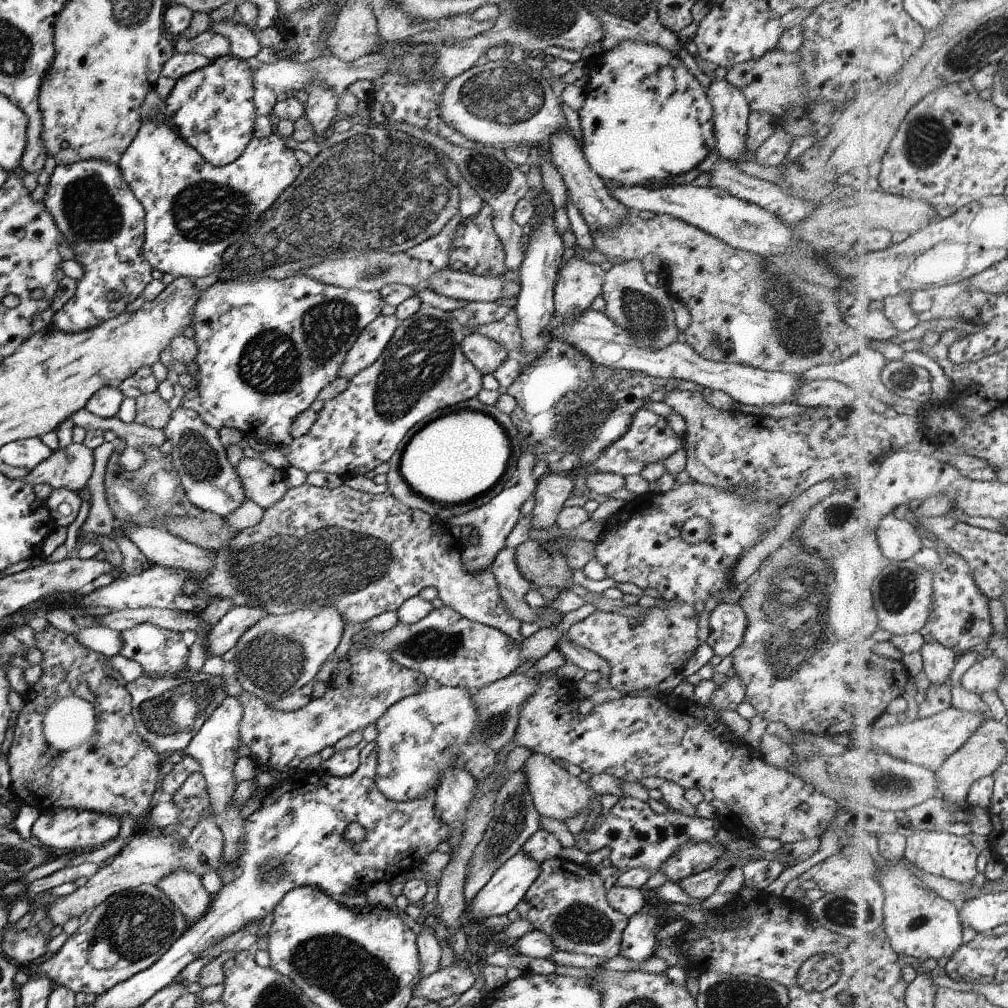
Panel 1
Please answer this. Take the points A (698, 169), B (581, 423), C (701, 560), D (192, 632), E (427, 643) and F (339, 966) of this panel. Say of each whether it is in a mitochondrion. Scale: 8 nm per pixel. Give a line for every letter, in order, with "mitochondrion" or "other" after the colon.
A: other
B: mitochondrion
C: other
D: other
E: mitochondrion
F: mitochondrion

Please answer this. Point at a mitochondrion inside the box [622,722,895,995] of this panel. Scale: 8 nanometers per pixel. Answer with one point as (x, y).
(835, 910)

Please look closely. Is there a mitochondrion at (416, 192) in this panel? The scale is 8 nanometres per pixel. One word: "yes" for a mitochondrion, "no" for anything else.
yes

